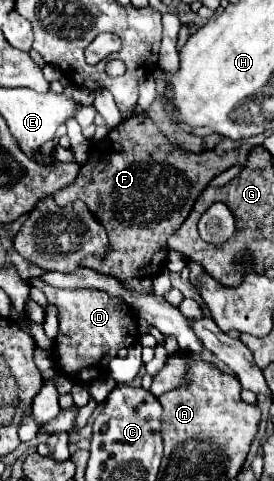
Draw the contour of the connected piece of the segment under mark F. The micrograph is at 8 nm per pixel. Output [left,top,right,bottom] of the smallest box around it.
[54,114,248,284]

